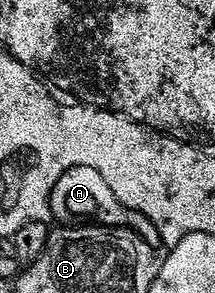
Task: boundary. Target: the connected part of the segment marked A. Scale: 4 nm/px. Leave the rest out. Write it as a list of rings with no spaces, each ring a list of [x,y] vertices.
[[[89,166],[72,167],[71,170],[65,171],[60,175],[59,181],[52,188],[51,198],[49,199],[50,215],[63,224],[71,224],[74,222],[83,222],[85,218],[89,218],[96,225],[105,225],[109,228],[119,228],[128,220],[128,229],[138,236],[144,238],[151,250],[159,248],[162,243],[159,238],[159,232],[155,226],[143,214],[138,211],[128,211],[115,198],[115,194],[111,193],[110,186],[100,177],[97,170]]]

